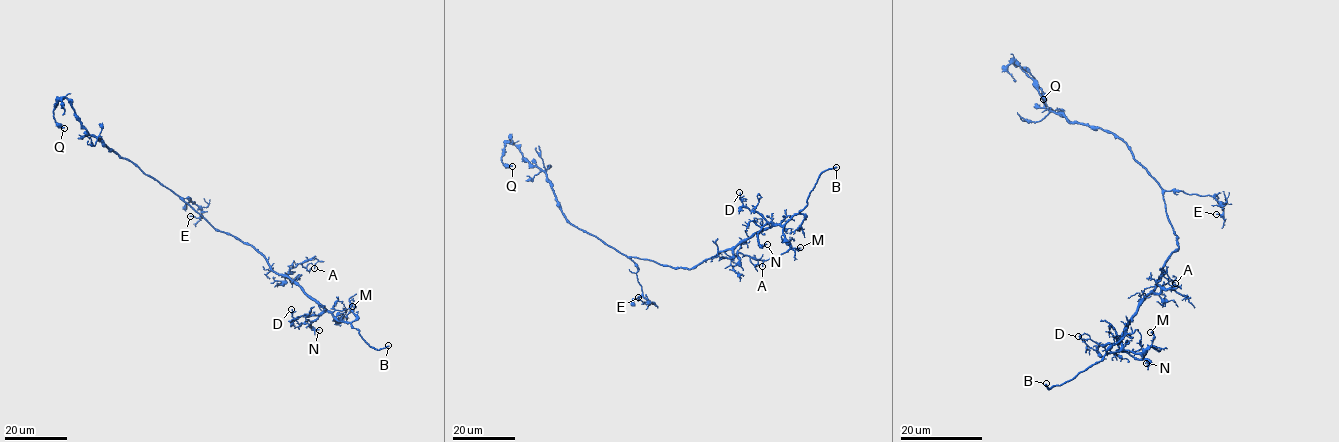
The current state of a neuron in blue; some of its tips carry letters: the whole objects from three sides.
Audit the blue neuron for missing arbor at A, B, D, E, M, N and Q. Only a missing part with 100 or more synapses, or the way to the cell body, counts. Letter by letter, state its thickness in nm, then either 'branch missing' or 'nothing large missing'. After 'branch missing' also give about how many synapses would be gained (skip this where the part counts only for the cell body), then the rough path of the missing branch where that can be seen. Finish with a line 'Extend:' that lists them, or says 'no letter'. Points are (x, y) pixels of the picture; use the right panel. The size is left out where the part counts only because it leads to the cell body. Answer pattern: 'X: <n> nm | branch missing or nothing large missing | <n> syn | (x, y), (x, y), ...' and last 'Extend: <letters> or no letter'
A: 130 nm | nothing large missing
B: 240 nm | branch missing | (1046, 383), (1037, 395), (1023, 403), (1017, 398), (1008, 402), (1005, 398)
D: 120 nm | nothing large missing
E: 120 nm | nothing large missing
M: 180 nm | nothing large missing
N: 180 nm | nothing large missing
Q: 200 nm | nothing large missing
Extend: B

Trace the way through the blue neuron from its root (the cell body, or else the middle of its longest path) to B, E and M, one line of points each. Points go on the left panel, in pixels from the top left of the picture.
B: (199, 214), (215, 229), (251, 245), (273, 270), (293, 279), (338, 320), (348, 322), (370, 347), (388, 345)
E: (199, 214), (183, 198), (194, 201), (201, 213), (197, 218), (190, 216)
M: (199, 214), (215, 229), (251, 245), (273, 270), (293, 279), (337, 322), (352, 306)

